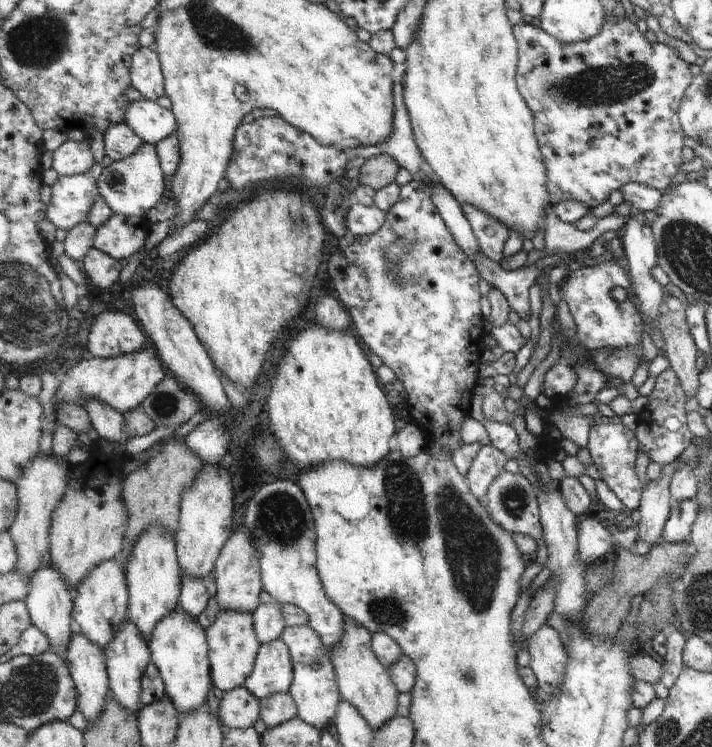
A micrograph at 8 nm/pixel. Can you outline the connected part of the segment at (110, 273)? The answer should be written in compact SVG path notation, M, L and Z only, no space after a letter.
M93 247L80 264L87 282L97 288L111 288L120 279L123 267L114 256Z

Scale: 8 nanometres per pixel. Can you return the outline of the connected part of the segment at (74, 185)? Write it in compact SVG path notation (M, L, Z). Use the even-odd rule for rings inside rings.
M90 173L58 176L51 188L46 218L57 229L68 232L88 220L96 198L101 195L98 183L91 178Z

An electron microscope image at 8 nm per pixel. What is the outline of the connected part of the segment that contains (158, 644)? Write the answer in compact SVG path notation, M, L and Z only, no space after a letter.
M177 607L174 611L164 616L155 627L154 633L150 636L150 651L153 655L153 663L159 668L164 683L166 694L172 698L173 704L181 713L190 713L199 707L206 705L209 688L211 688L212 662L209 656L208 634L195 617L192 617L183 607Z

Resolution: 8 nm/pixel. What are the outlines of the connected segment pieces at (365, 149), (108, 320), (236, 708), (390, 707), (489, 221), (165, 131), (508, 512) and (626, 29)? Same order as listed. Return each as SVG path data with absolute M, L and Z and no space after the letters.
M402 76L401 81L397 82L394 87L394 101L395 112L393 132L385 142L374 145L363 145L362 147L354 146L351 148L344 148L341 149L341 151L347 154L347 160L352 160L357 156L368 159L369 157L380 155L381 153L387 153L395 157L395 160L399 162L401 168L410 172L411 176L413 176L413 180L421 181L424 186L439 183L440 179L438 178L437 173L433 170L433 167L429 164L429 161L425 158L423 152L421 152L416 141L412 120L409 116L409 109L407 108L404 99L404 76Z
M118 308L106 309L93 321L88 350L99 358L111 358L147 347L149 338L141 324Z
M237 687L223 694L218 714L223 724L231 729L255 726L261 714L261 700L248 688Z
M345 615L344 637L332 648L332 663L336 669L343 698L352 702L368 720L373 730L397 716L398 688L388 668L372 649L372 632L358 620Z
M460 204L460 209L475 235L480 252L496 263L503 258L503 243L507 240L508 228L495 217L470 204Z
M141 98L133 101L125 113L127 123L145 143L156 145L176 134L178 122L172 109L167 110L157 102Z
M505 470L500 472L488 486L486 508L491 518L505 530L515 534L527 534L534 540L542 535L538 517L538 504L534 488L525 477L511 474Z
M610 13L601 23L601 28L595 36L587 40L574 43L563 44L543 32L539 27L531 25L529 22L519 22L512 25L512 33L517 43L517 62L514 74L517 92L525 101L531 111L533 119L533 134L538 146L538 151L542 156L542 163L546 172L545 190L548 194L550 205L561 201L577 201L584 204L589 210L601 202L607 200L611 190L619 190L624 184L639 183L647 185L652 189L662 192L671 178L677 174L681 166L684 132L678 123L677 107L685 94L685 89L689 86L693 76L689 73L689 64L677 57L677 52L668 45L655 41L649 43L643 34L639 33L637 27L628 21L627 18L619 19L615 14Z

